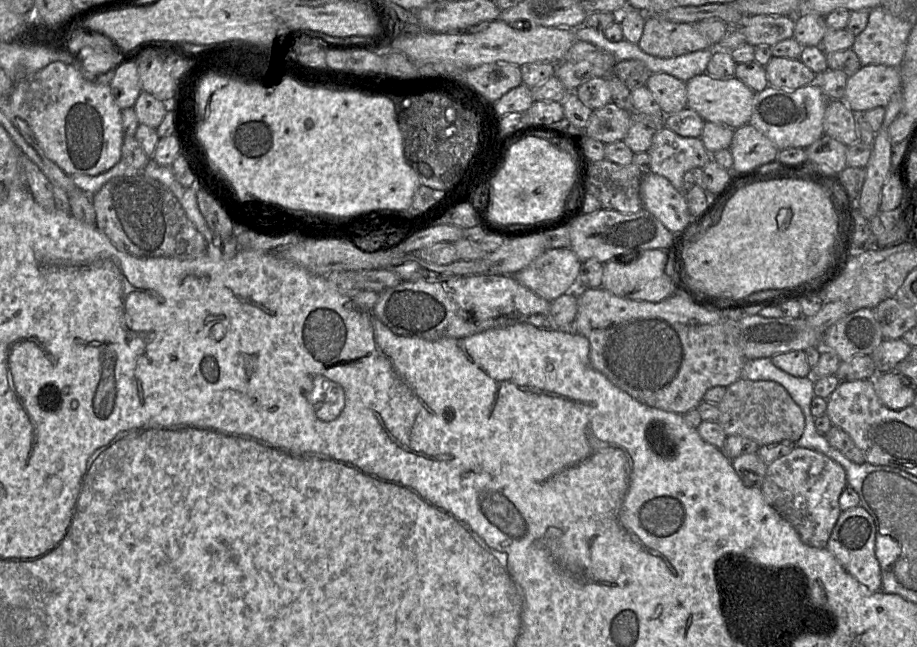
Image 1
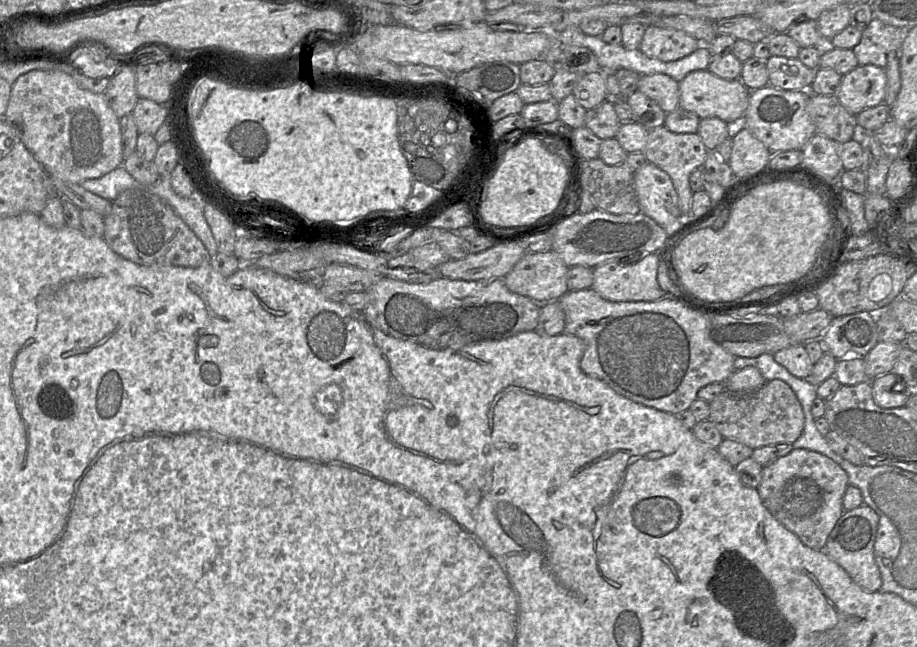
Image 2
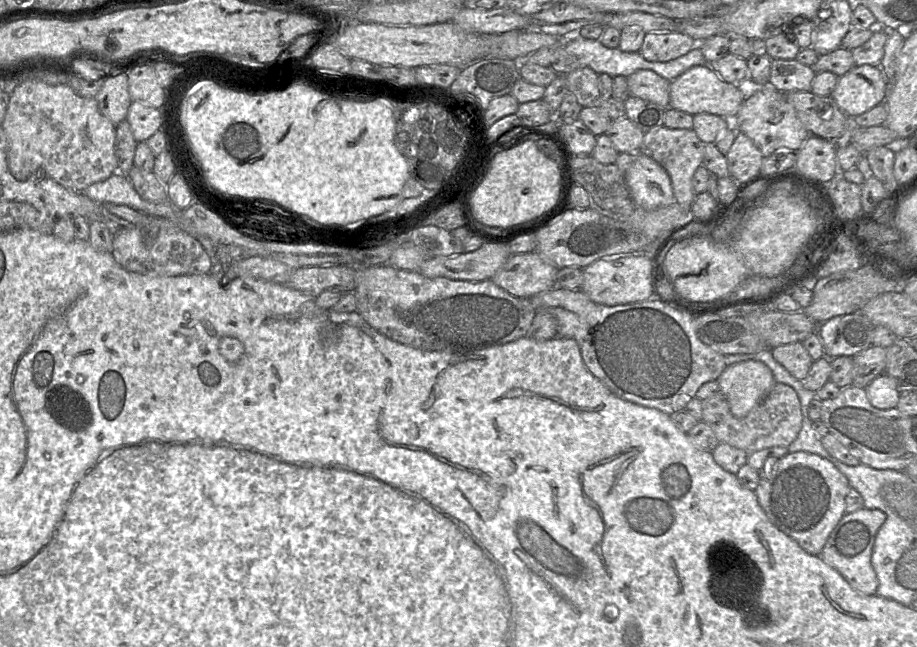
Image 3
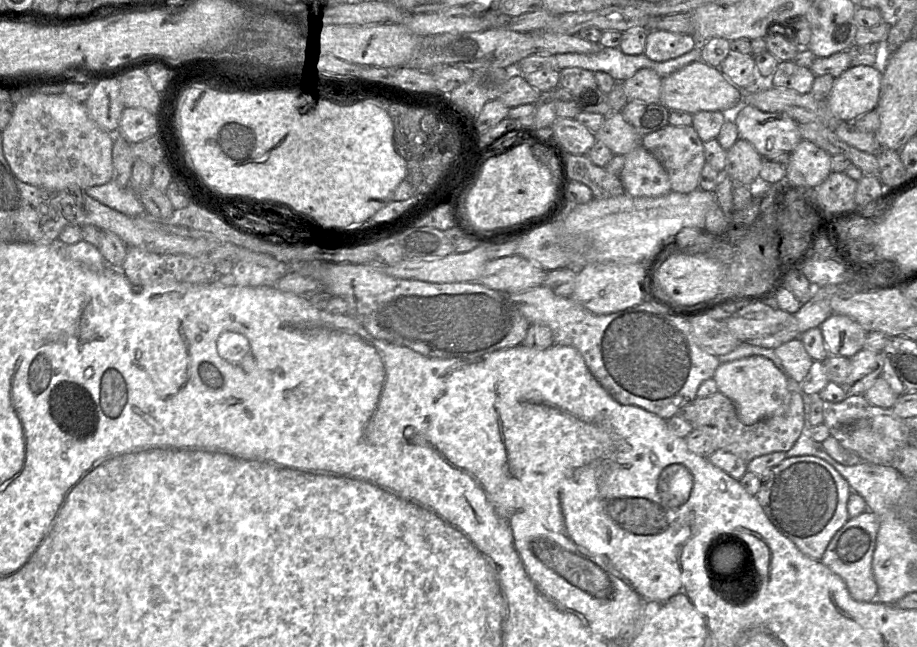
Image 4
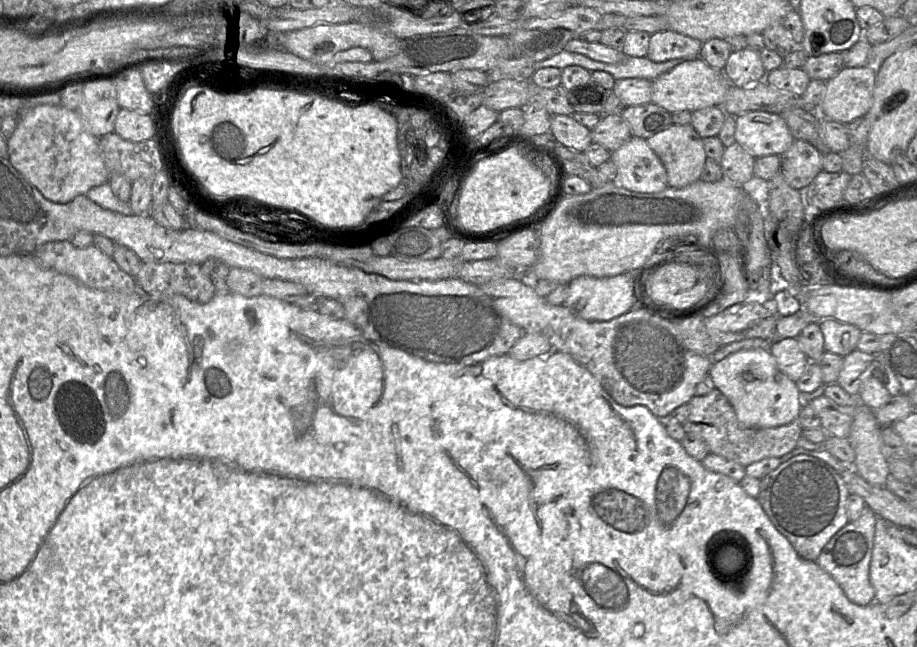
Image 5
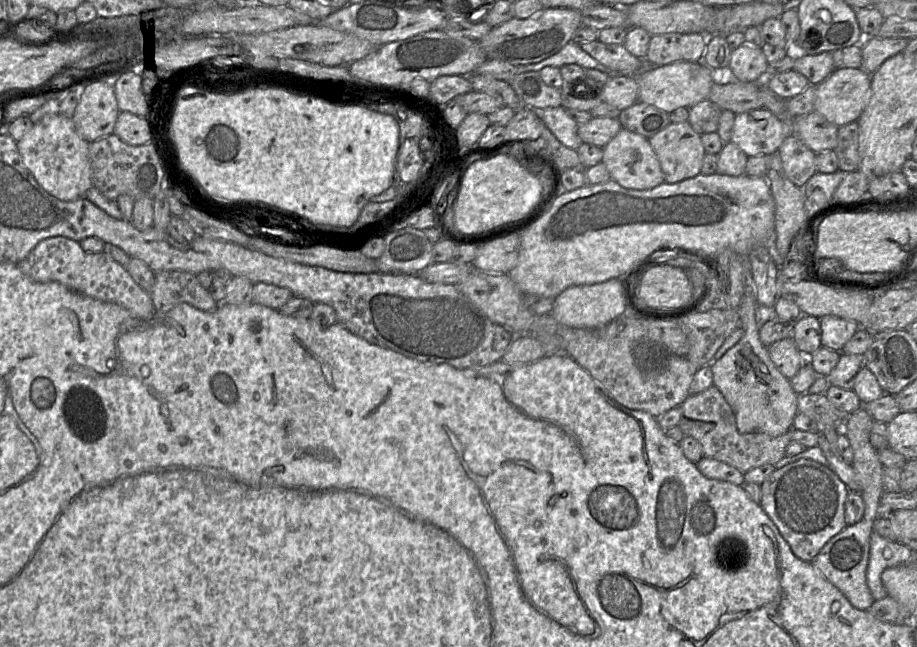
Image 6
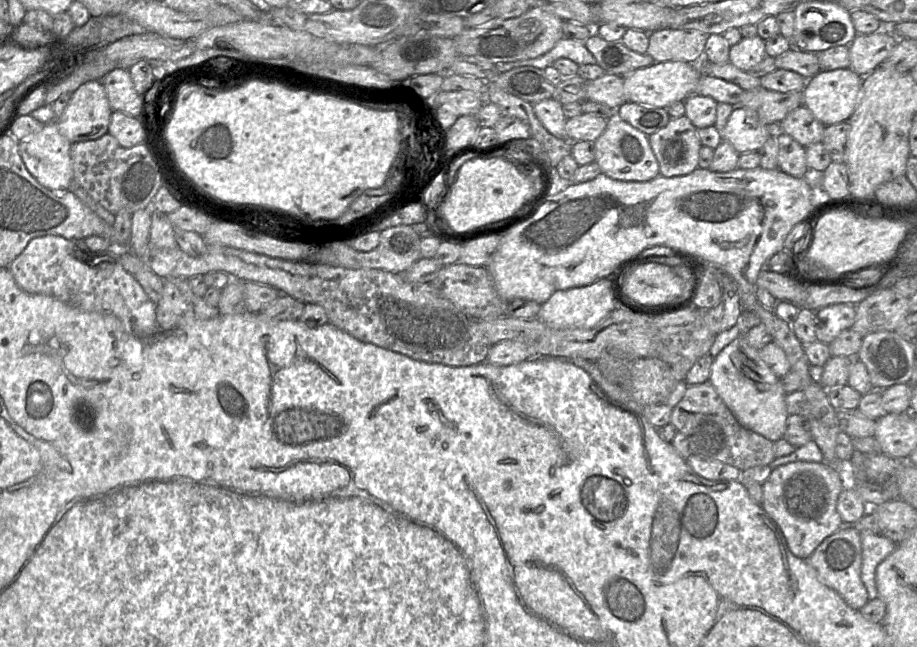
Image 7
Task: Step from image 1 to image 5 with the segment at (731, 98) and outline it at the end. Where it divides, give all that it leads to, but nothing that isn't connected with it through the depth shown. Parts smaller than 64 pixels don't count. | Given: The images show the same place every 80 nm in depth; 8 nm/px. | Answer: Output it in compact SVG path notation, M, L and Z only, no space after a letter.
M700 57L684 61L652 81L651 102L669 113L694 112L707 107L721 106L729 88L729 81L723 71L709 66Z

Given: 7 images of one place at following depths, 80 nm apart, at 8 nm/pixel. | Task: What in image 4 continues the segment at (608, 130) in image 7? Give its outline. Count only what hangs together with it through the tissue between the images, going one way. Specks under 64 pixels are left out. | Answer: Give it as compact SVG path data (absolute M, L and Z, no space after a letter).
M642 145L625 155L619 178L625 192L633 197L660 197L671 191L666 170Z

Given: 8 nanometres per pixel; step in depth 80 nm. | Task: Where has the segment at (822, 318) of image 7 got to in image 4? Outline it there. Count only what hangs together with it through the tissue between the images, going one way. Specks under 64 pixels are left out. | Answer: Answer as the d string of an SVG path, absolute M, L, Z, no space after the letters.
M832 314L820 325L828 355L853 357L864 348L868 335L858 322L852 318Z

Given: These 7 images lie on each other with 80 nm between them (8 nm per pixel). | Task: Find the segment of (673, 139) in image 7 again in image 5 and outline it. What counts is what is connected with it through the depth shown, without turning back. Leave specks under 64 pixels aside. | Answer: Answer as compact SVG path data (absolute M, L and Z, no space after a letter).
M671 124L646 141L664 165L669 187L683 188L700 180L707 156L691 124Z

